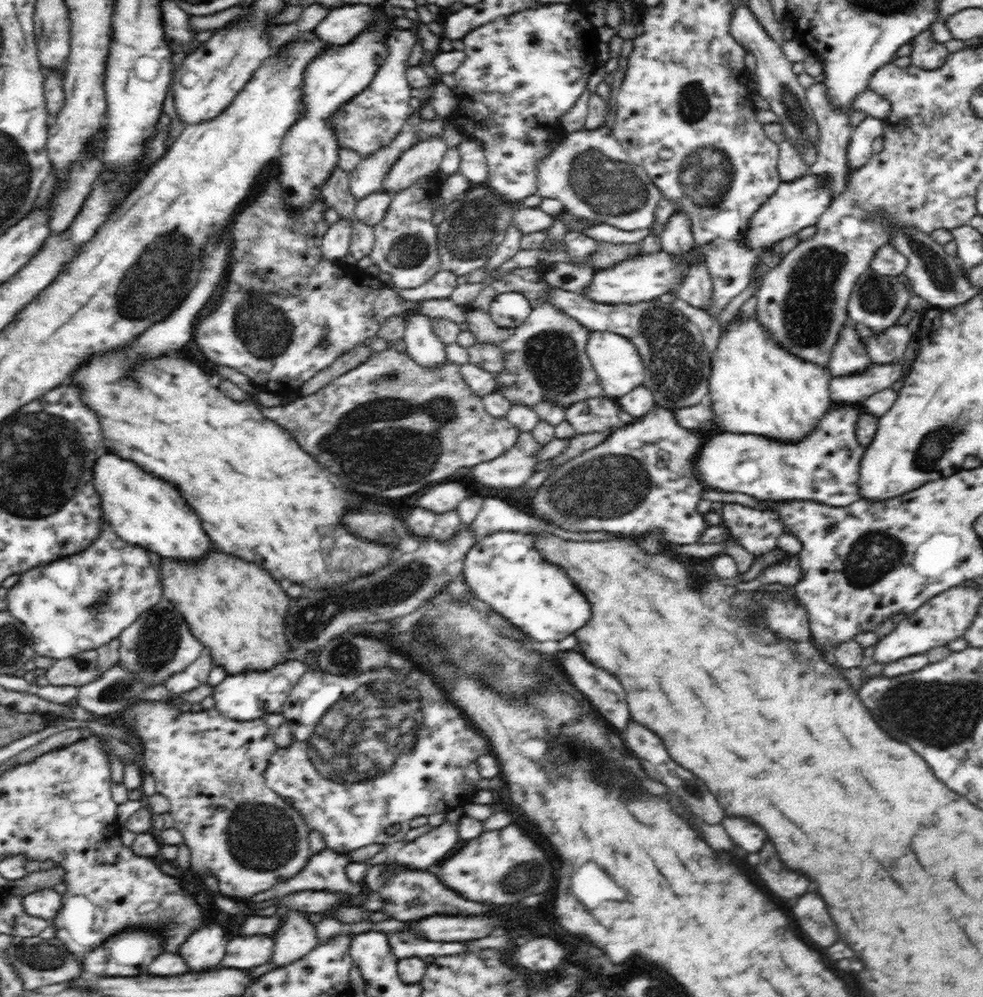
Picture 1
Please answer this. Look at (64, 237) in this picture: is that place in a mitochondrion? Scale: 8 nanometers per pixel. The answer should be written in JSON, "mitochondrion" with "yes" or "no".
{"mitochondrion":"no"}

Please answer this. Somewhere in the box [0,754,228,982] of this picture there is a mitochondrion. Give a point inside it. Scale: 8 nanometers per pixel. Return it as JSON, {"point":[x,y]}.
{"point":[44,955]}

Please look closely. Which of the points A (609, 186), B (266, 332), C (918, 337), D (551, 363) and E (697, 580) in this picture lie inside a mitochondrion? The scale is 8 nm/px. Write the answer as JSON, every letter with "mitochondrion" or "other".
{"A":"mitochondrion","B":"mitochondrion","C":"other","D":"mitochondrion","E":"mitochondrion"}

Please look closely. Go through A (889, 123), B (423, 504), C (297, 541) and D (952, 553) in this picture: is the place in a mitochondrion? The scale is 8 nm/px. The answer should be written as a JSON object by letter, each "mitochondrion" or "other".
{"A":"other","B":"other","C":"other","D":"other"}

